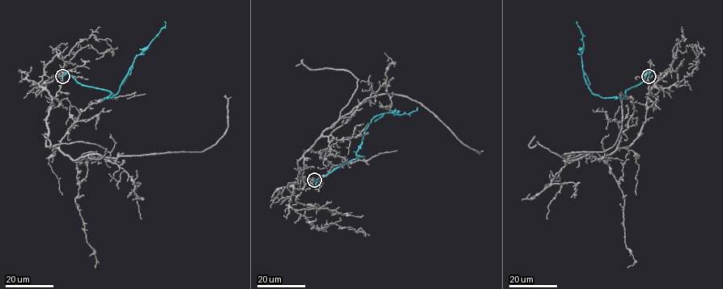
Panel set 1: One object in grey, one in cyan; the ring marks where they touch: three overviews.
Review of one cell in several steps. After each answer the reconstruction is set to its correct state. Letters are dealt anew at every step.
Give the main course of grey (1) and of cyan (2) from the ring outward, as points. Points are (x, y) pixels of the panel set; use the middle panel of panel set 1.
1: (314, 180), (298, 176), (298, 161), (325, 129), (374, 96), (399, 94), (421, 103), (478, 151)
2: (314, 180), (363, 156), (356, 152), (375, 117), (384, 112), (410, 113), (416, 108)

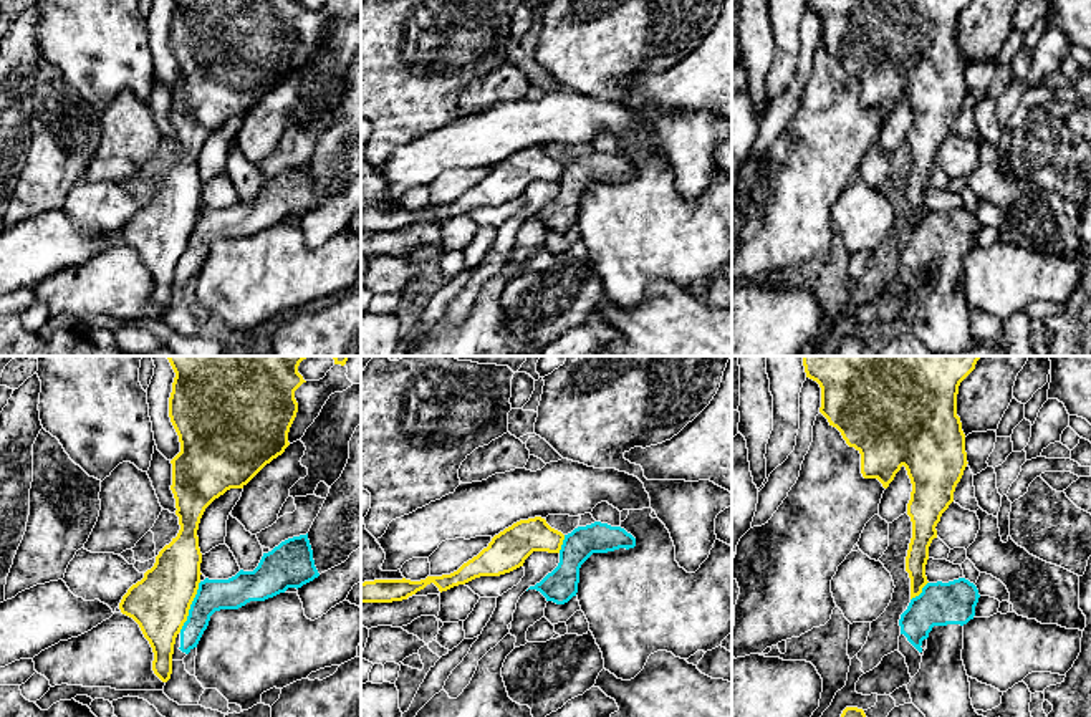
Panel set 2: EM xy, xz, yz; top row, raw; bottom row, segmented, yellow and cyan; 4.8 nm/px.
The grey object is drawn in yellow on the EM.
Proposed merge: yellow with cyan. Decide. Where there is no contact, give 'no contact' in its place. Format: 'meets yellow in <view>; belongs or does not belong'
meets yellow in xy; does not belong

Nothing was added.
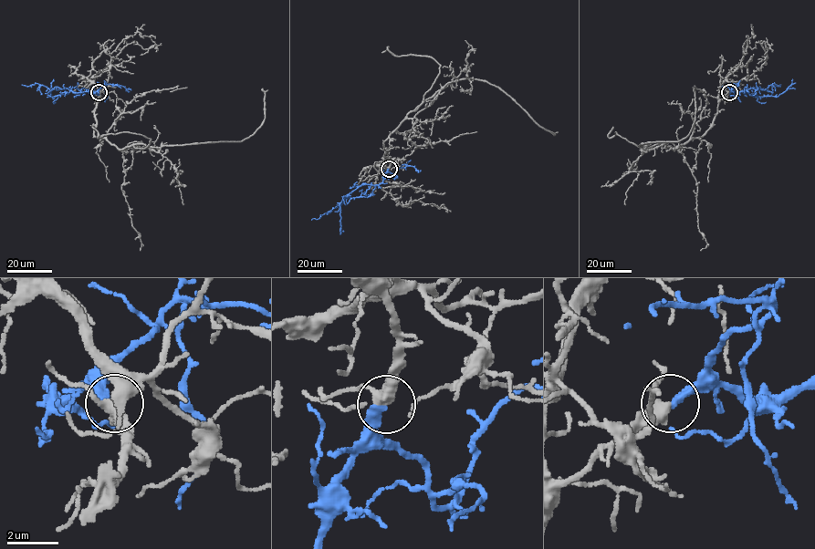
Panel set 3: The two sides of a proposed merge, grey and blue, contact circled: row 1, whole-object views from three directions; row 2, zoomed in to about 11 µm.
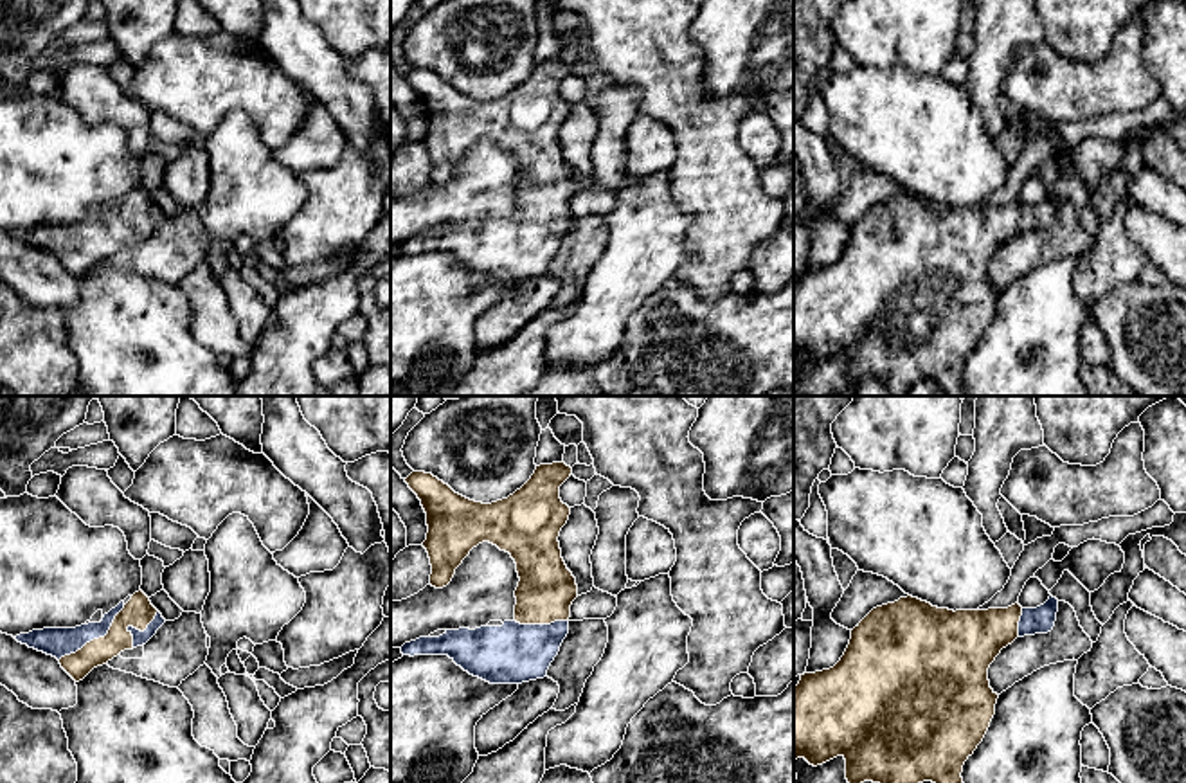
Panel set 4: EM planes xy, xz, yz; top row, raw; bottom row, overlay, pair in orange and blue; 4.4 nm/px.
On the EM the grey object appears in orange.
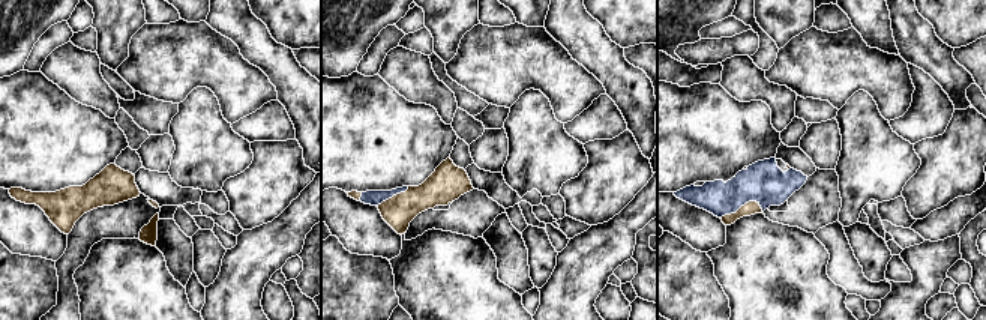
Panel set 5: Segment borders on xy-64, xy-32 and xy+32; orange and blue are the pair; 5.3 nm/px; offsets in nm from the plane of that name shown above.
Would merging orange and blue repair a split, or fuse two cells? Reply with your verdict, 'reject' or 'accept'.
accept

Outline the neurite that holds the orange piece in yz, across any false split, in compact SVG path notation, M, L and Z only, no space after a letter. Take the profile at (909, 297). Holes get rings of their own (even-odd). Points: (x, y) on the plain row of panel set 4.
M907 193L873 205L853 227L840 257L822 268L801 272L794 284L794 360L804 355L822 362L837 353L846 356L846 376L858 389L864 378L880 380L889 396L905 396L923 378L932 378L948 396L966 396L961 374L965 358L983 338L995 311L999 292L990 284L988 265L1017 234L1053 227L1058 196L1037 205L1019 200L1008 205L948 207Z

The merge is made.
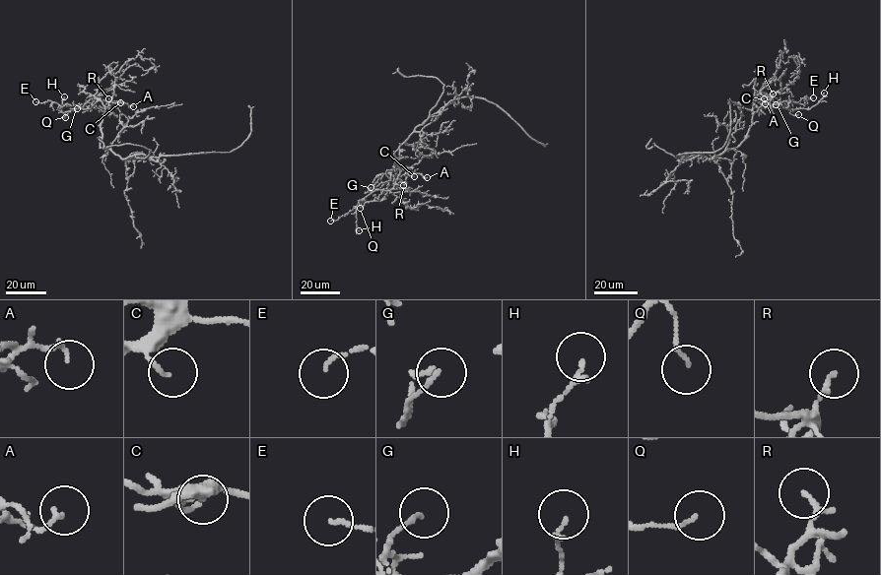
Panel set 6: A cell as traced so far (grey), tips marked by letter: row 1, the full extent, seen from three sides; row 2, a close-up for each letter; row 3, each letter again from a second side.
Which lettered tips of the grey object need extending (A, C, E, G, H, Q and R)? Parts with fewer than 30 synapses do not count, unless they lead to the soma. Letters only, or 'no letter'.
no letter

